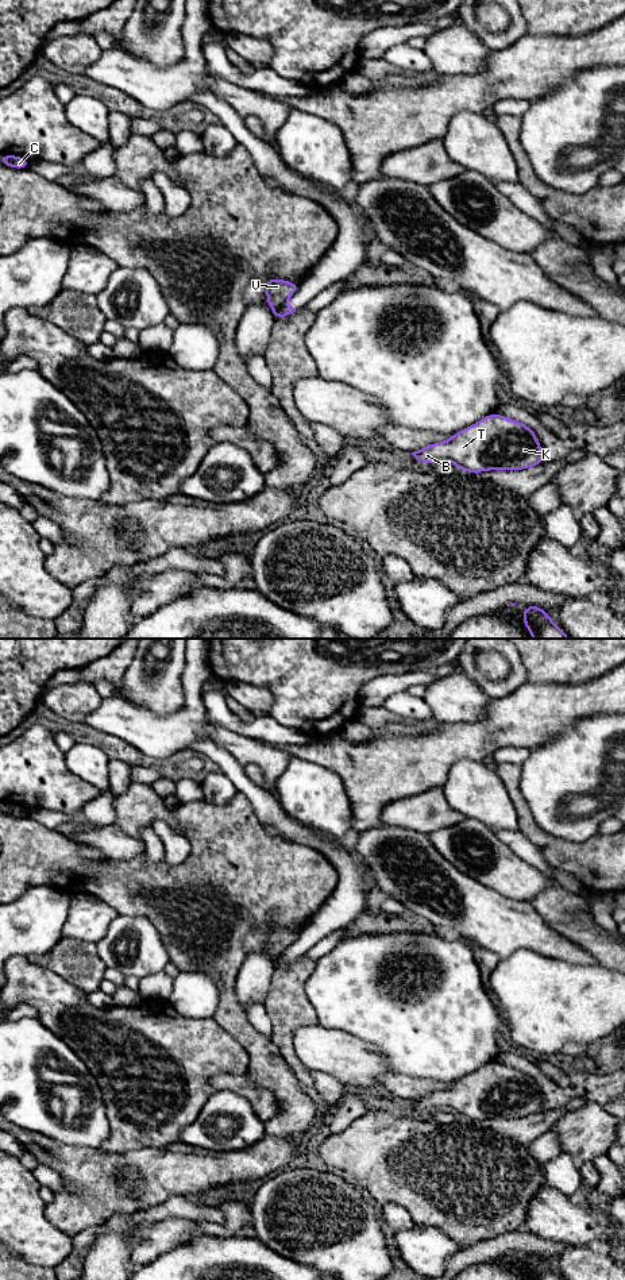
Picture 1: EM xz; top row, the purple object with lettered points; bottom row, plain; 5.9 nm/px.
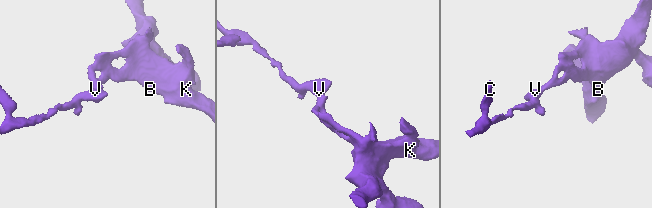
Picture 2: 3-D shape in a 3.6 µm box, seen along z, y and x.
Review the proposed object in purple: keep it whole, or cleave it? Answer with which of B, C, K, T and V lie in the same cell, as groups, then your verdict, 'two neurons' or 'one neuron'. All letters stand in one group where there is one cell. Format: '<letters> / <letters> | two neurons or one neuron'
B K T / C V | two neurons

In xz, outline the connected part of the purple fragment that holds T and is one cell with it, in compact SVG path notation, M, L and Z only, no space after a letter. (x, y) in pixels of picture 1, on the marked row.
M497 412L412 455L421 463L451 462L468 473L525 470L543 463L535 431Z

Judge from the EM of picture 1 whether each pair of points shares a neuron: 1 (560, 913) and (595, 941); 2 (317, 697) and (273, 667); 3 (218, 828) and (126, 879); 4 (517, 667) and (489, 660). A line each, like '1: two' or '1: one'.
1: one
2: one
3: one
4: two

